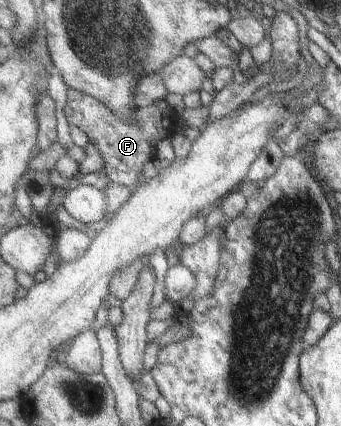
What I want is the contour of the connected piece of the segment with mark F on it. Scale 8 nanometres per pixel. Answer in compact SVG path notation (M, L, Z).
M68 87L67 101L64 111L68 122L85 131L90 141L101 151L105 157L108 179L129 186L132 191L137 189L138 177L142 175L146 163L157 159L158 143L166 138L172 139L180 127L180 114L166 100L137 109L132 124L122 121L106 102L79 89Z

